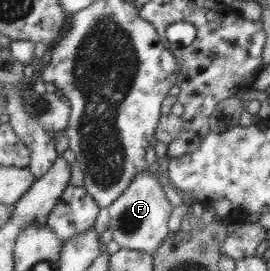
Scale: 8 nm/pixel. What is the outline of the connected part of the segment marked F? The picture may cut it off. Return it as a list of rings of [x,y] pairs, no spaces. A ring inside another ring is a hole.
[[[148,171],[136,174],[128,188],[108,208],[110,221],[106,228],[112,231],[112,239],[121,248],[152,253],[160,247],[160,243],[164,243],[166,235],[170,233],[168,220],[173,207],[166,198],[159,179]]]

